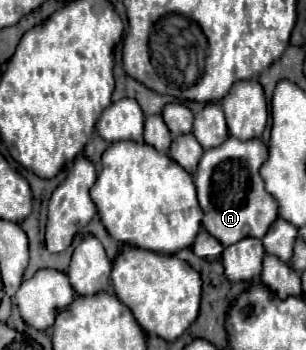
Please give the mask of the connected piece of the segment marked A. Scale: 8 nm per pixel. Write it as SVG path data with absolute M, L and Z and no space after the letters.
M230 136L220 146L206 150L202 162L198 164L194 184L198 190L200 208L204 212L202 226L208 234L214 234L214 238L218 238L218 242L222 242L224 246L240 242L248 236L262 238L270 224L278 218L278 204L264 190L264 182L258 174L266 158L268 148L260 138L242 142Z

